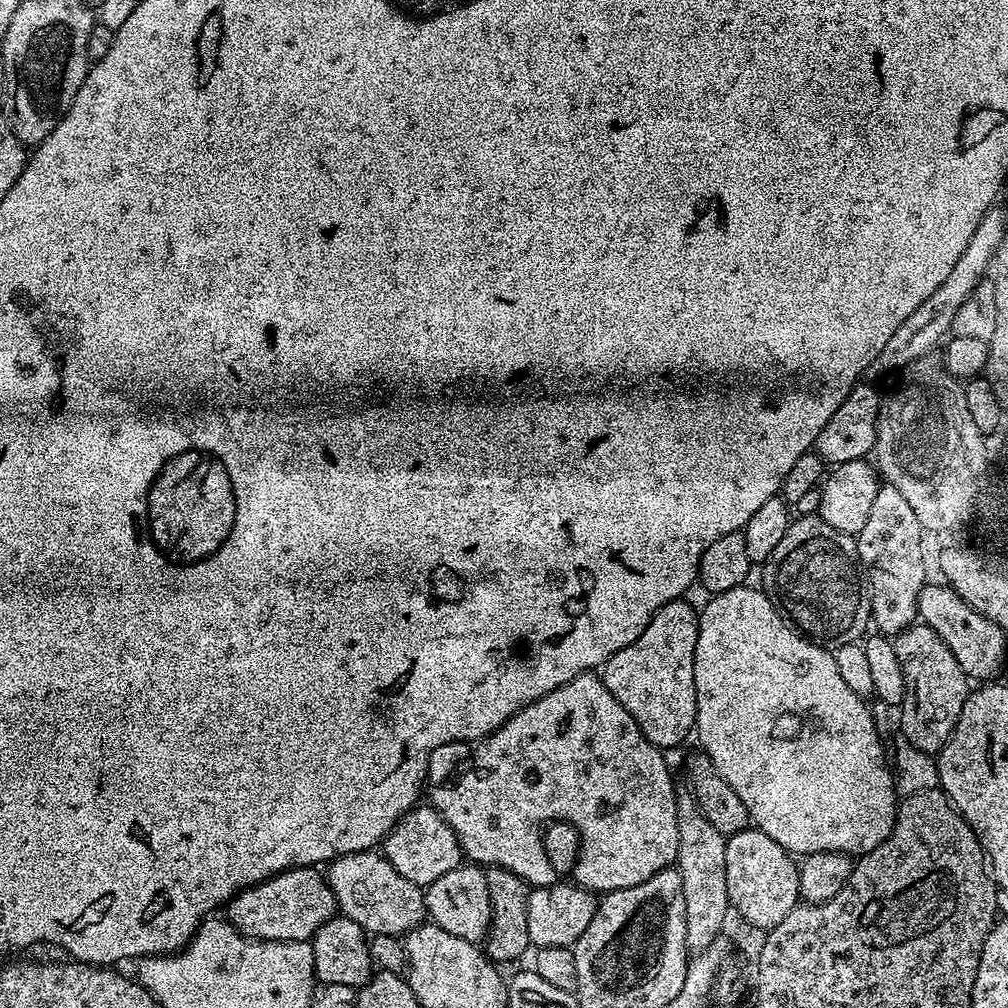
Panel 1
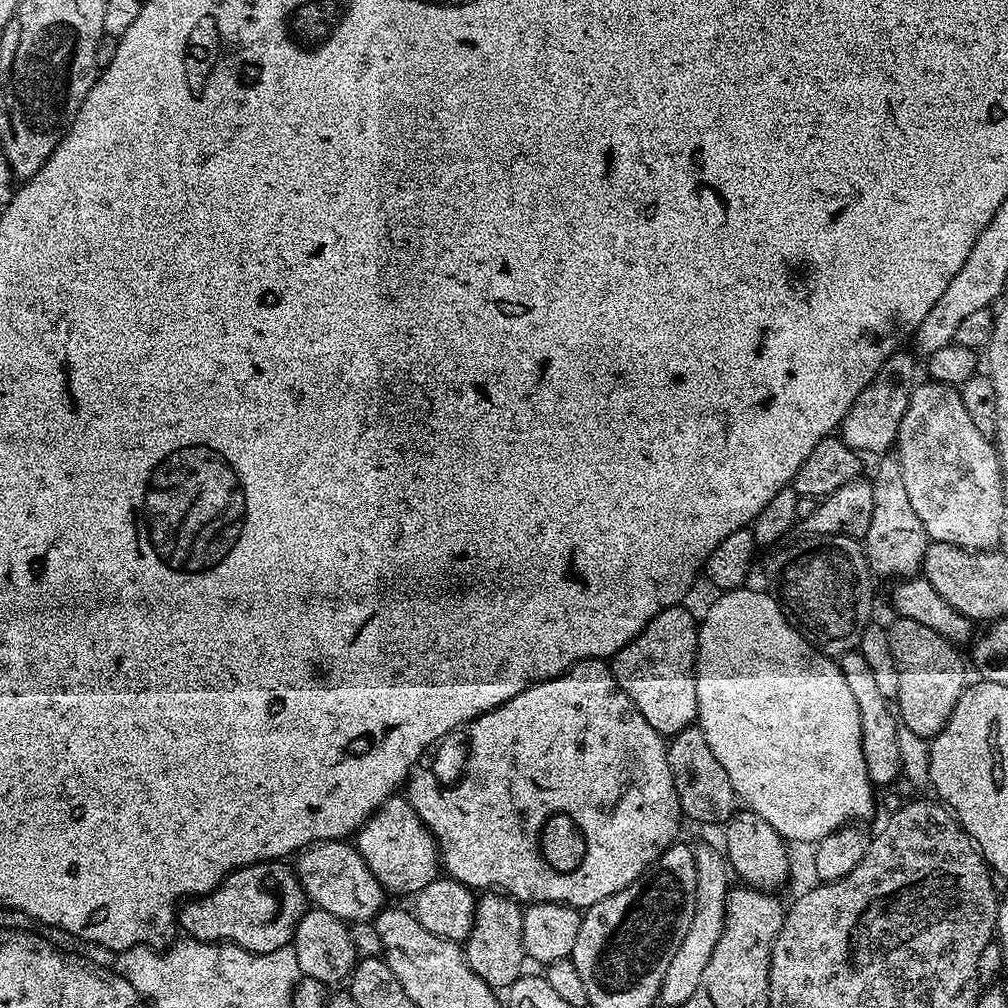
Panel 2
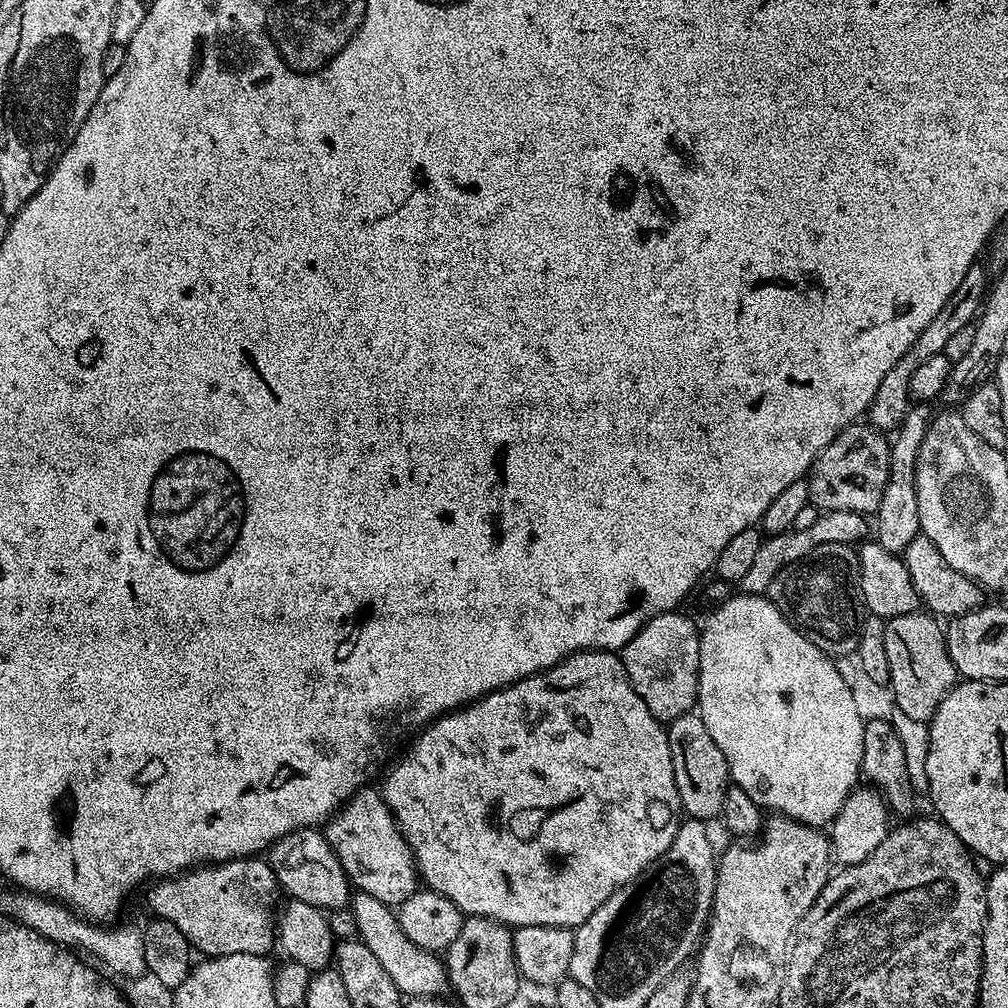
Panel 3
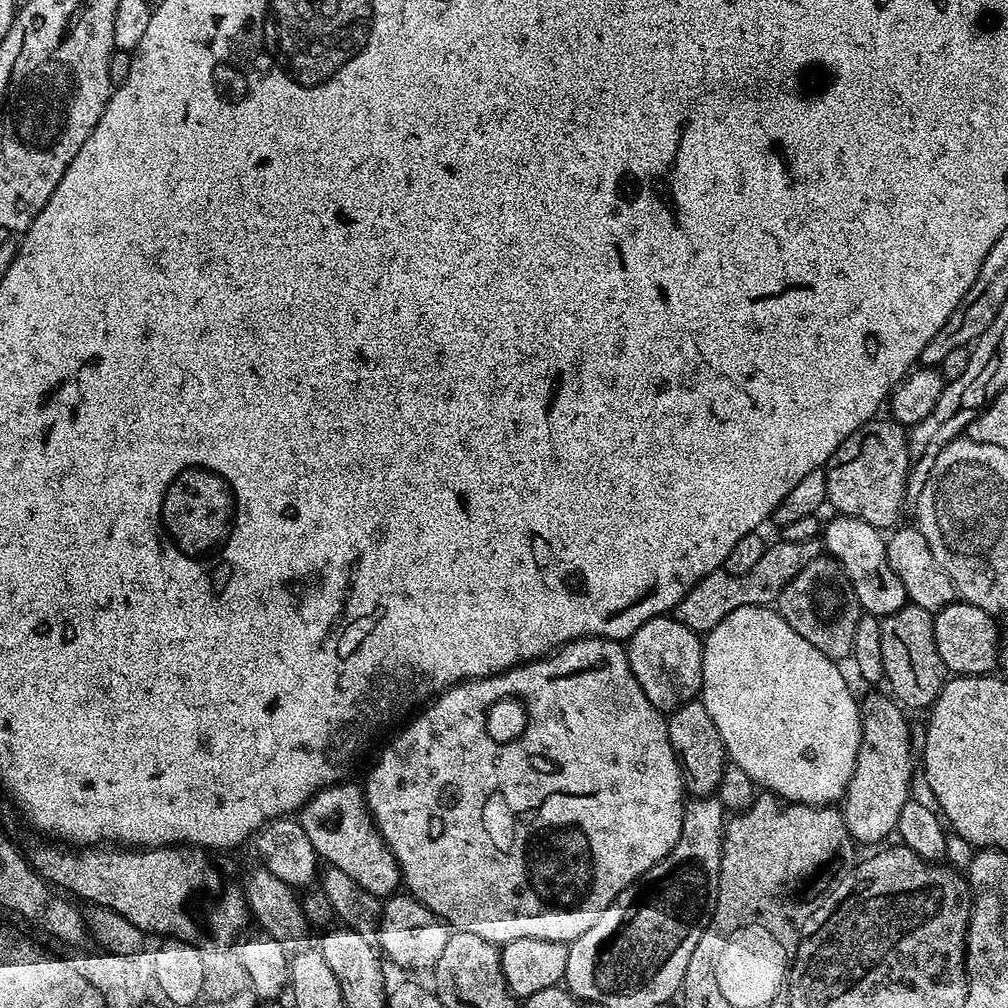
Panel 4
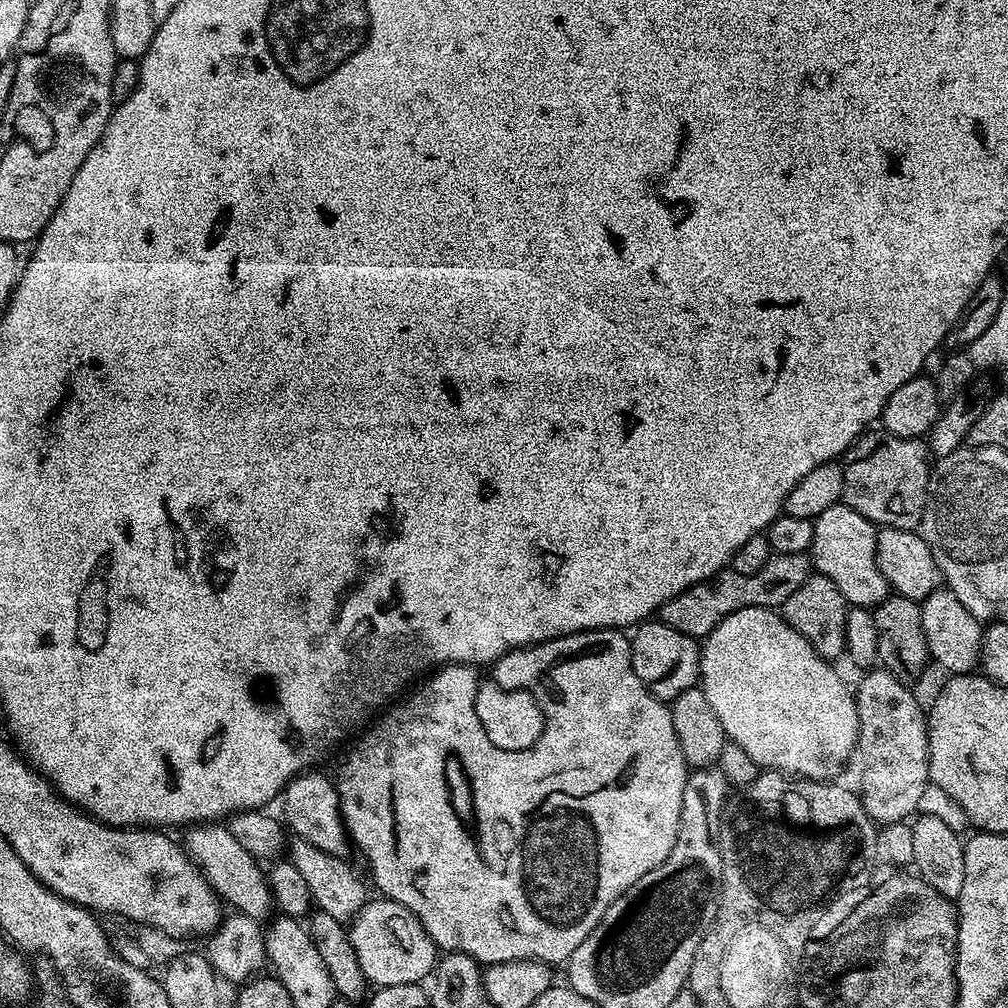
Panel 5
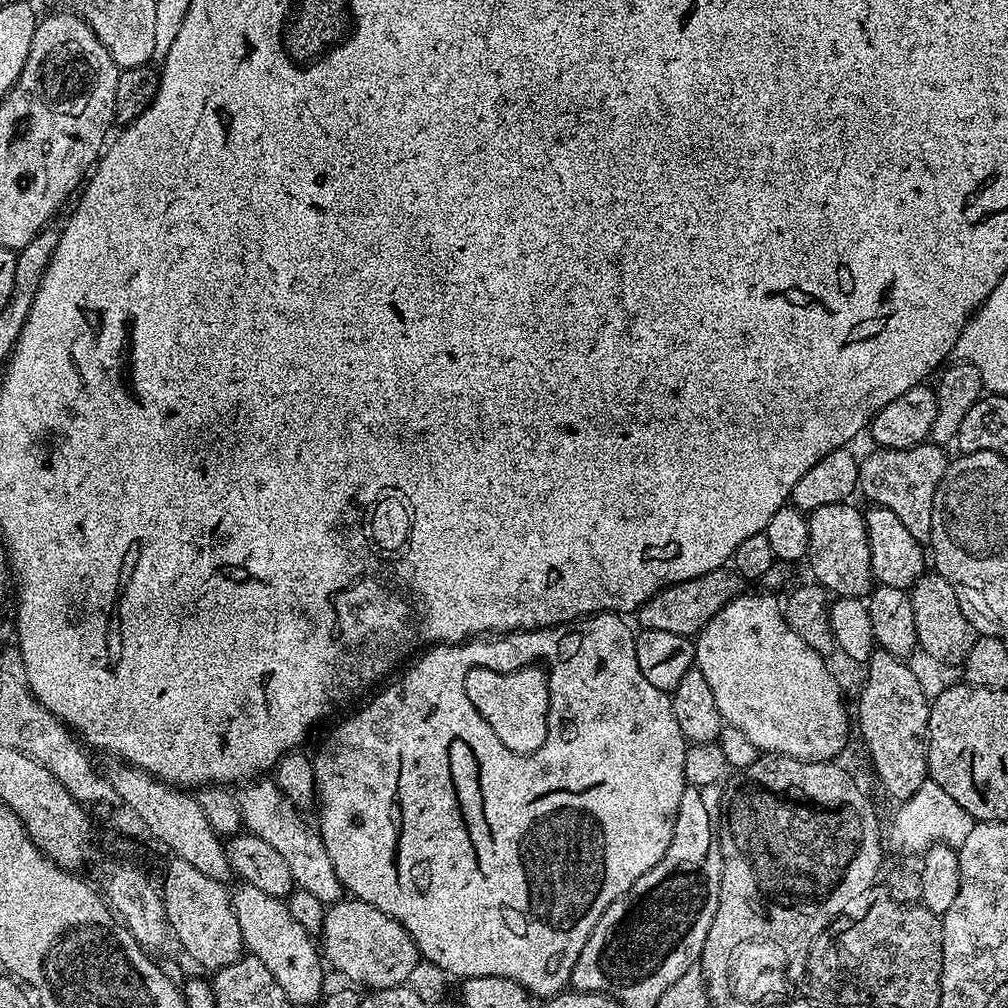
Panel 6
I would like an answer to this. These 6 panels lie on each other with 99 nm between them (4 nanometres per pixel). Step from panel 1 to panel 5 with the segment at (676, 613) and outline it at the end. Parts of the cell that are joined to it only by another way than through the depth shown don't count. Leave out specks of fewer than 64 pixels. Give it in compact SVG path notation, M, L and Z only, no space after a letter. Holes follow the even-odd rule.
M641 623L631 633L634 674L638 674L638 678L642 678L642 682L658 699L671 702L678 698L678 694L697 687L700 678L702 648L693 637L674 630L668 624L652 623Z

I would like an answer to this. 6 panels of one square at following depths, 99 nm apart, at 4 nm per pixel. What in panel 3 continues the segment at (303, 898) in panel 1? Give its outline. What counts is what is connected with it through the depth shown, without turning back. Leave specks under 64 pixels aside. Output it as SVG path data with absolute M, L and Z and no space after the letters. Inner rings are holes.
M245 858L197 866L187 872L157 879L153 884L156 885L148 892L151 915L172 922L197 953L204 952L200 954L208 958L226 954L268 956L274 948L278 885L267 859Z

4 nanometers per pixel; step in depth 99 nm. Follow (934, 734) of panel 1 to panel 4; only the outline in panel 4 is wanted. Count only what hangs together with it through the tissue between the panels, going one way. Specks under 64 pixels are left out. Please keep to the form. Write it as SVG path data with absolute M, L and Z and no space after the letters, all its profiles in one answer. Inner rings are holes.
M909 602L902 610L883 617L880 620L880 629L882 630L884 680L892 687L891 695L905 709L927 709L938 698L946 679L946 669L938 654L938 646L934 642L933 613Z

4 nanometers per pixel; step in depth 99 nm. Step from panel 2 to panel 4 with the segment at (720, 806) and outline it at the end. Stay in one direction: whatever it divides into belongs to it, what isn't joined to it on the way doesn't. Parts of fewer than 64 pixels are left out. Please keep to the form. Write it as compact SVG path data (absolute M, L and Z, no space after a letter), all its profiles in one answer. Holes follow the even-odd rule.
M699 699L684 704L667 717L668 737L682 770L684 790L689 797L703 798L711 796L716 787L722 782L726 753L722 734L718 734L718 726L714 726L714 718L706 710L706 706Z

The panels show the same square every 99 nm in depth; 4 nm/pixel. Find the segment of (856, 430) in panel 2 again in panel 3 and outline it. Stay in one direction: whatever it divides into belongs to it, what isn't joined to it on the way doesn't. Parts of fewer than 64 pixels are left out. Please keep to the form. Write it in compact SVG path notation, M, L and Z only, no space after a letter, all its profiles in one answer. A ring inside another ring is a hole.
M980 266L972 267L966 274L966 278L962 278L962 286L958 286L956 293L946 302L946 306L942 306L942 310L934 318L934 322L930 322L930 326L926 326L926 330L922 330L922 334L914 342L914 346L910 346L910 350L906 350L906 354L902 354L898 363L888 371L886 378L882 378L882 386L875 398L872 399L872 405L866 413L872 427L881 430L895 430L900 427L904 417L908 415L910 407L908 391L910 390L910 378L914 375L915 368L920 363L926 362L926 358L943 352L946 342L950 342L952 335L958 334L958 330L969 327L977 319L986 299L986 289L989 284L989 277L984 277Z

